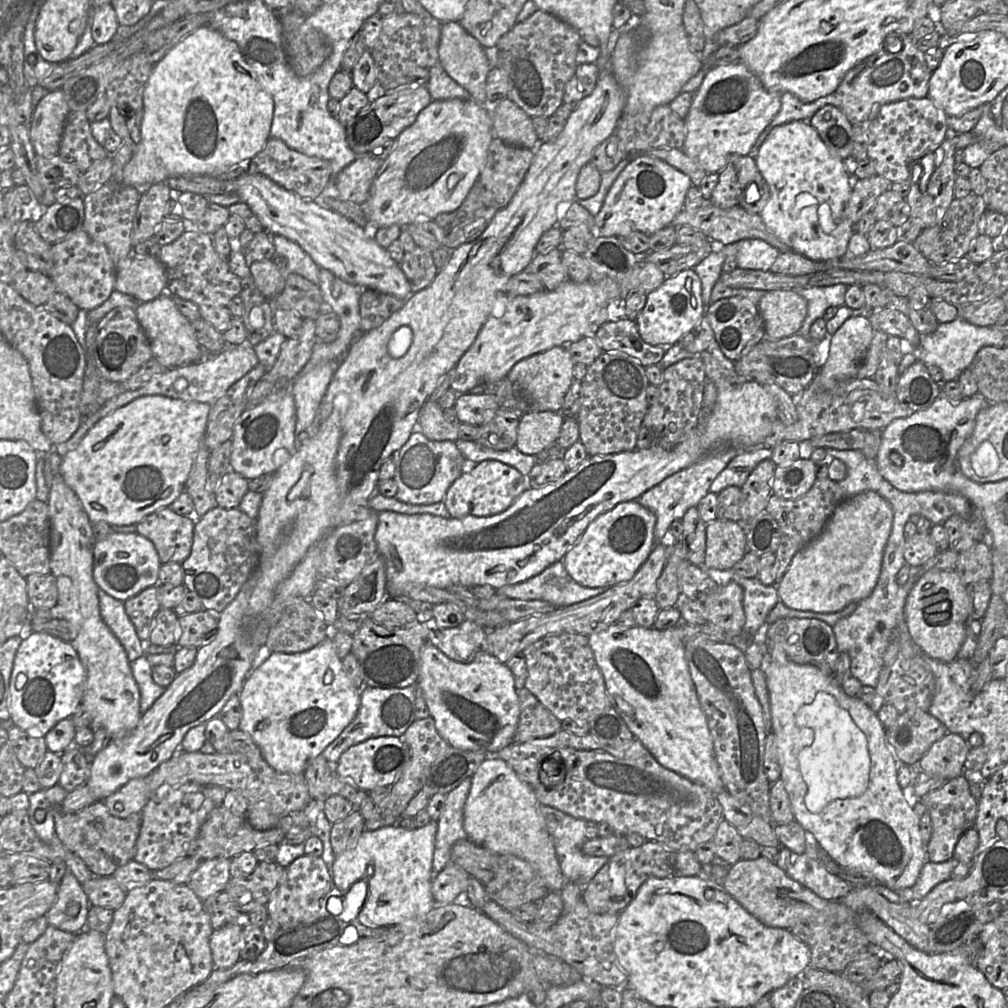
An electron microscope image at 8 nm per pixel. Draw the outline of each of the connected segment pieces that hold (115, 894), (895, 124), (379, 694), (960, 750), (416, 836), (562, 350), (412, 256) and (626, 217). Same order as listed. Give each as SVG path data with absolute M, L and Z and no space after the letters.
M93 876L83 885L91 906L116 910L123 903L127 891L112 877Z
M929 97L907 98L882 105L874 119L861 124L867 136L868 159L873 161L877 175L893 183L910 181L911 166L914 162L927 154L934 153L945 139L961 134L948 129L947 117L943 109L937 107Z
M415 686L391 689L363 687L360 690L360 706L356 716L321 755L328 763L337 763L341 754L353 745L381 736L401 737L416 720Z
M948 731L931 746L916 768L949 781L964 773L969 751L970 747L960 735Z
M431 820L425 827L414 830L405 830L398 825L382 827L374 831L364 829L353 848L335 856L331 871L335 887L342 892L343 896L348 891L352 891L351 896L357 895L357 890L365 893L357 920L370 926L392 926L425 916L437 906L431 892L432 862L437 829L438 821L434 820Z
M557 346L520 360L506 377L525 397L531 410L560 412L565 394L574 380L574 365L567 347Z
M419 246L411 252L405 252L400 267L413 294L429 286L438 273L432 252Z
M641 155L635 158L610 187L603 206L595 217L595 237L628 235L632 231L652 235L670 225L684 208L684 200L691 185L689 176L657 157Z

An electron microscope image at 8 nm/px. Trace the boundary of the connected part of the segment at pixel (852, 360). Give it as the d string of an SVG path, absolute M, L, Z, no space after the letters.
M854 315L832 335L829 357L820 368L821 384L832 388L837 380L855 378L873 339L873 327L864 315Z

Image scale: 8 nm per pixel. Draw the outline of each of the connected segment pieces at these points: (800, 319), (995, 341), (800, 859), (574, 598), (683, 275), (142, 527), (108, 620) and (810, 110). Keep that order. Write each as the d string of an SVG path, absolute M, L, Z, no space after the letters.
M770 290L762 296L758 310L766 338L779 340L798 333L807 315L807 301L794 290Z
M958 316L949 323L939 323L937 329L931 334L920 334L918 347L914 348L913 355L916 360L929 365L936 365L941 368L944 382L957 380L960 374L970 368L970 365L977 352L985 346L1004 348L1006 336L991 327L975 326L967 322L963 317Z
M807 852L795 855L793 863L785 871L794 881L825 900L839 900L851 890L851 885L829 872Z
M563 560L536 576L496 590L506 598L543 600L556 607L567 607L603 593L607 588L589 588L577 583L567 572Z
M693 268L685 269L664 282L647 295L644 308L635 319L642 340L653 346L662 346L667 352L672 345L689 333L704 314L702 284Z
M170 507L161 508L136 525L136 532L155 546L161 564L185 561L192 550L194 516L175 513Z
M100 588L98 589L98 598L100 615L105 624L110 628L124 647L129 661L132 662L135 659L144 656L144 642L139 639L135 627L125 611L124 603L110 596Z
M784 92L781 94L781 108L768 126L761 132L756 142L747 154L756 161L759 149L773 128L787 122L802 120L809 123L810 118L823 106L833 105L840 107L840 100L836 93L831 93L809 103L802 102L794 94Z

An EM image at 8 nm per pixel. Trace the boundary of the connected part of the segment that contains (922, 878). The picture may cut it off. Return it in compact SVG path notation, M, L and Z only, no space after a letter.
M954 857L948 861L934 863L927 861L915 884L896 893L906 902L916 904L921 901L937 884L951 878L958 860Z

